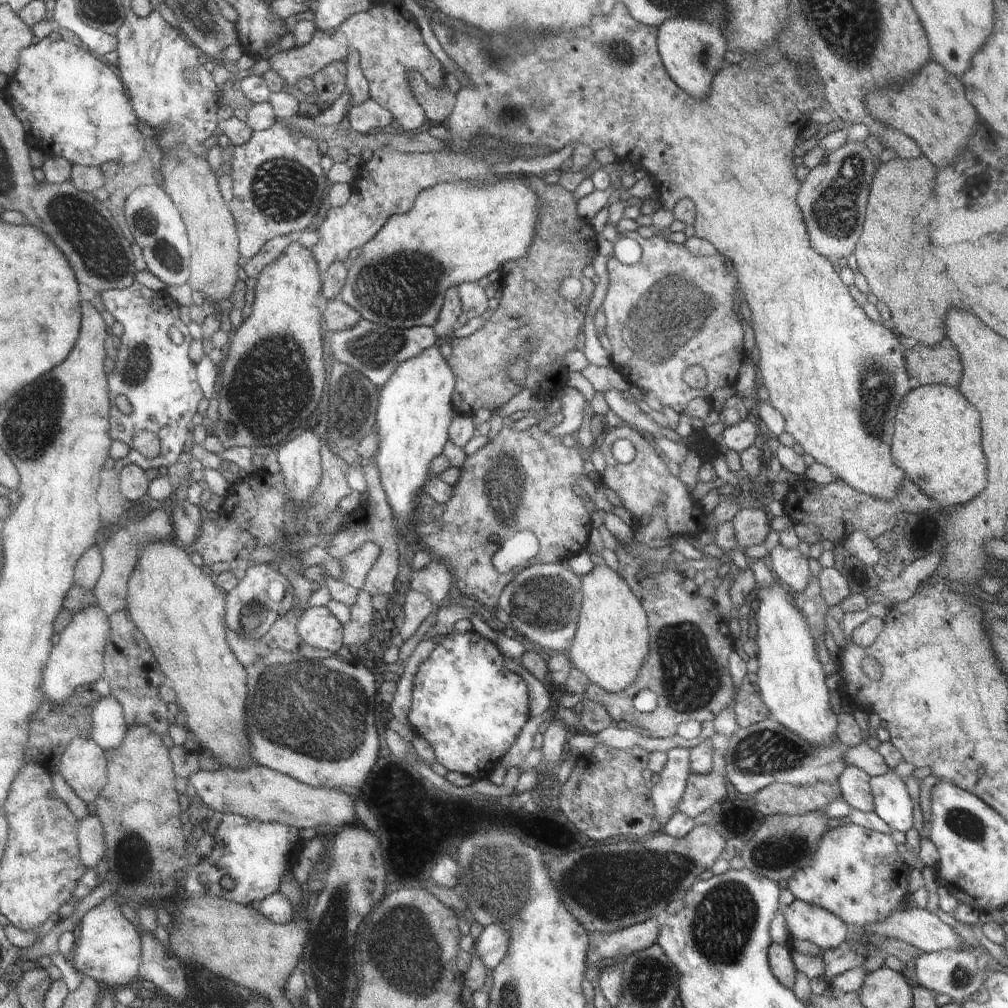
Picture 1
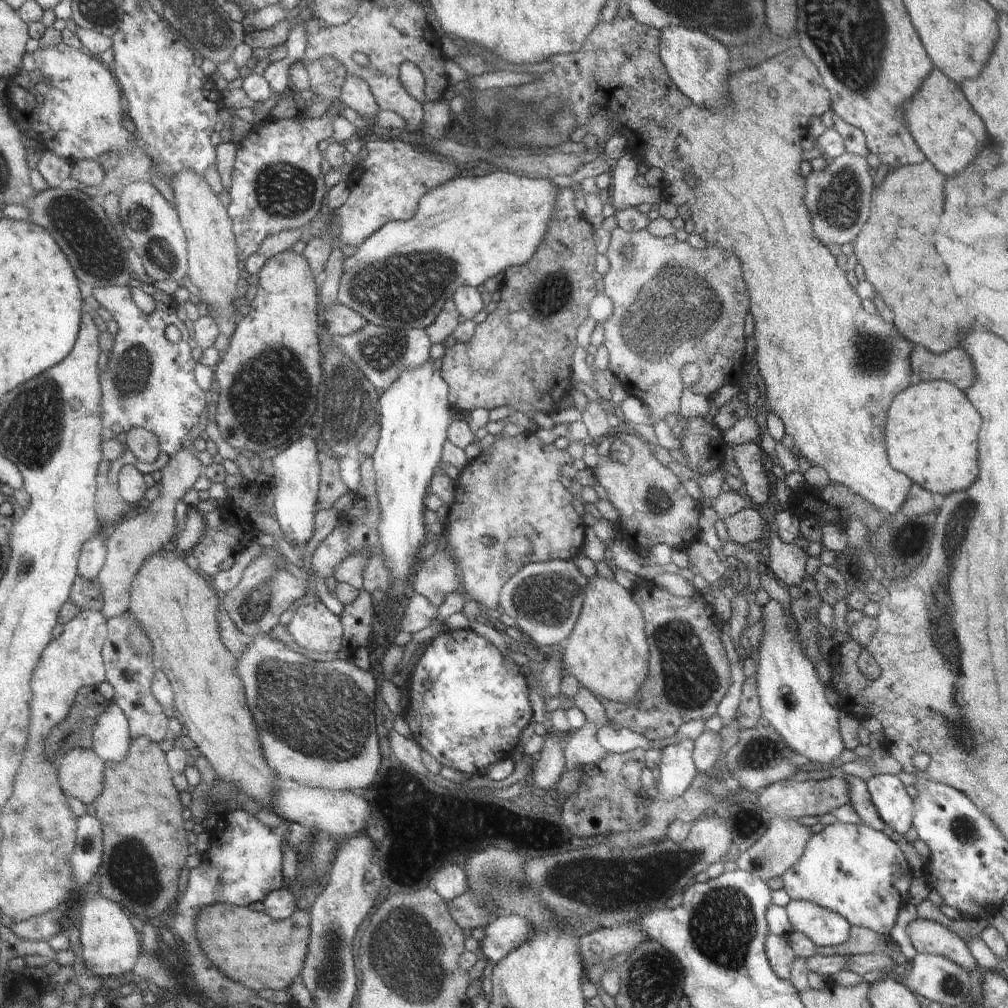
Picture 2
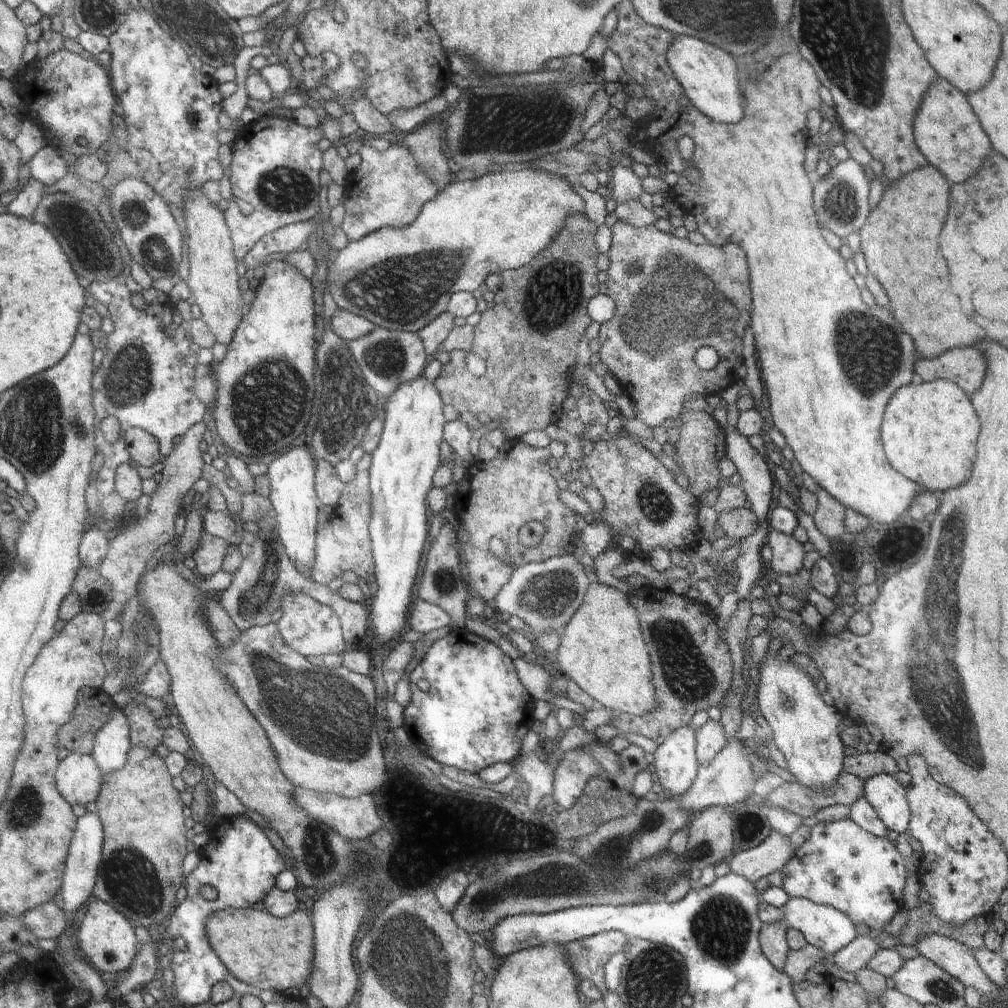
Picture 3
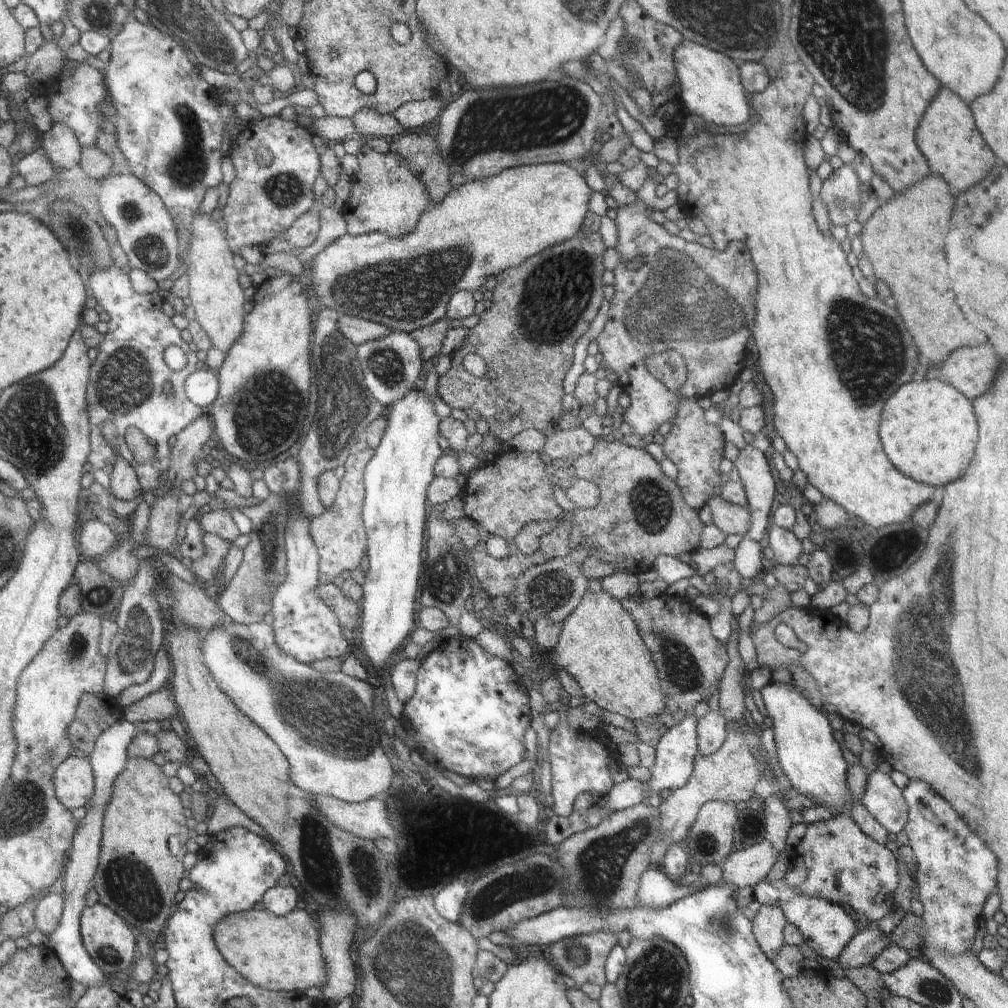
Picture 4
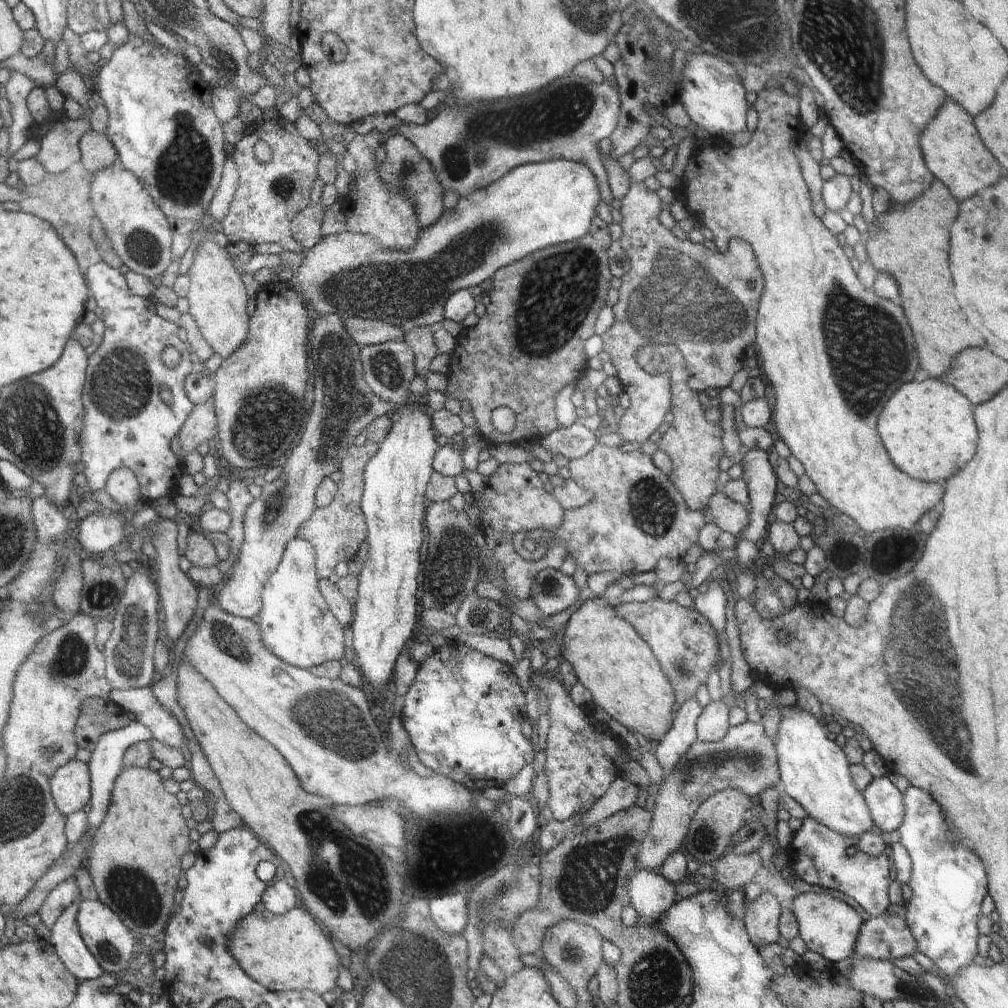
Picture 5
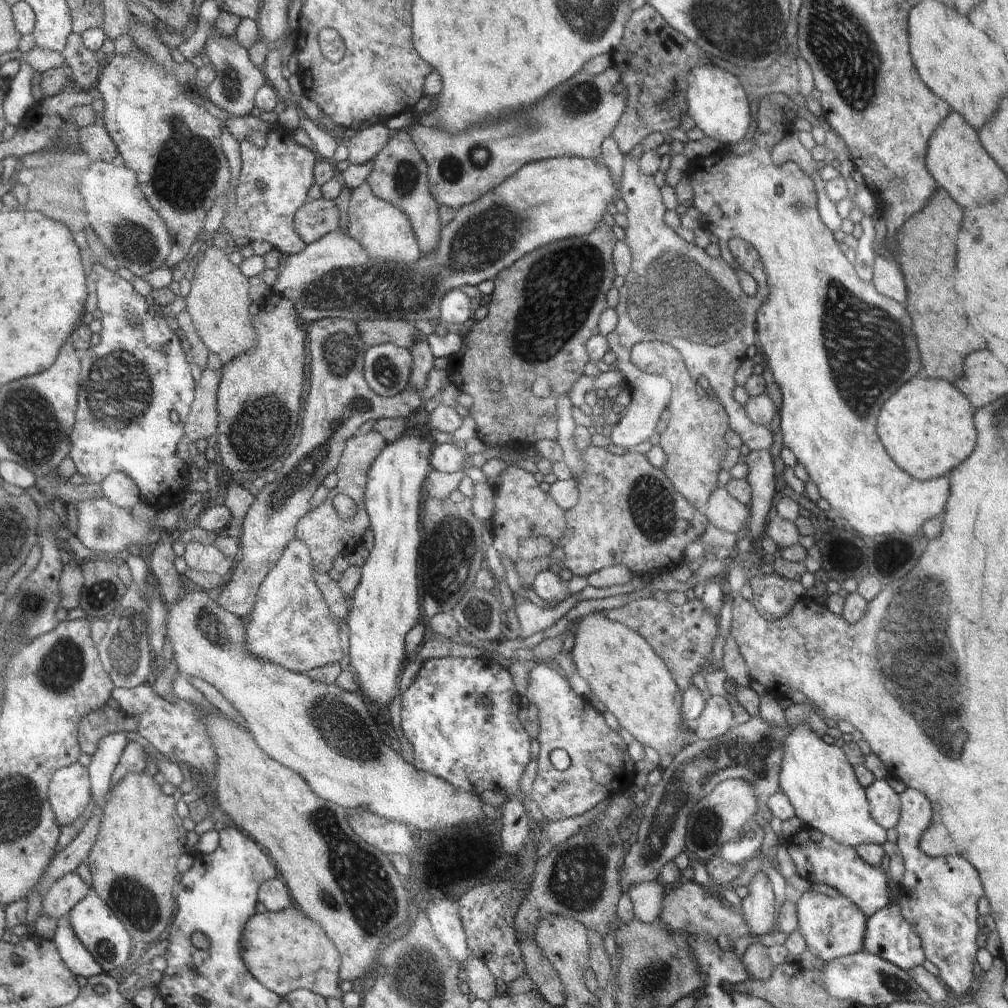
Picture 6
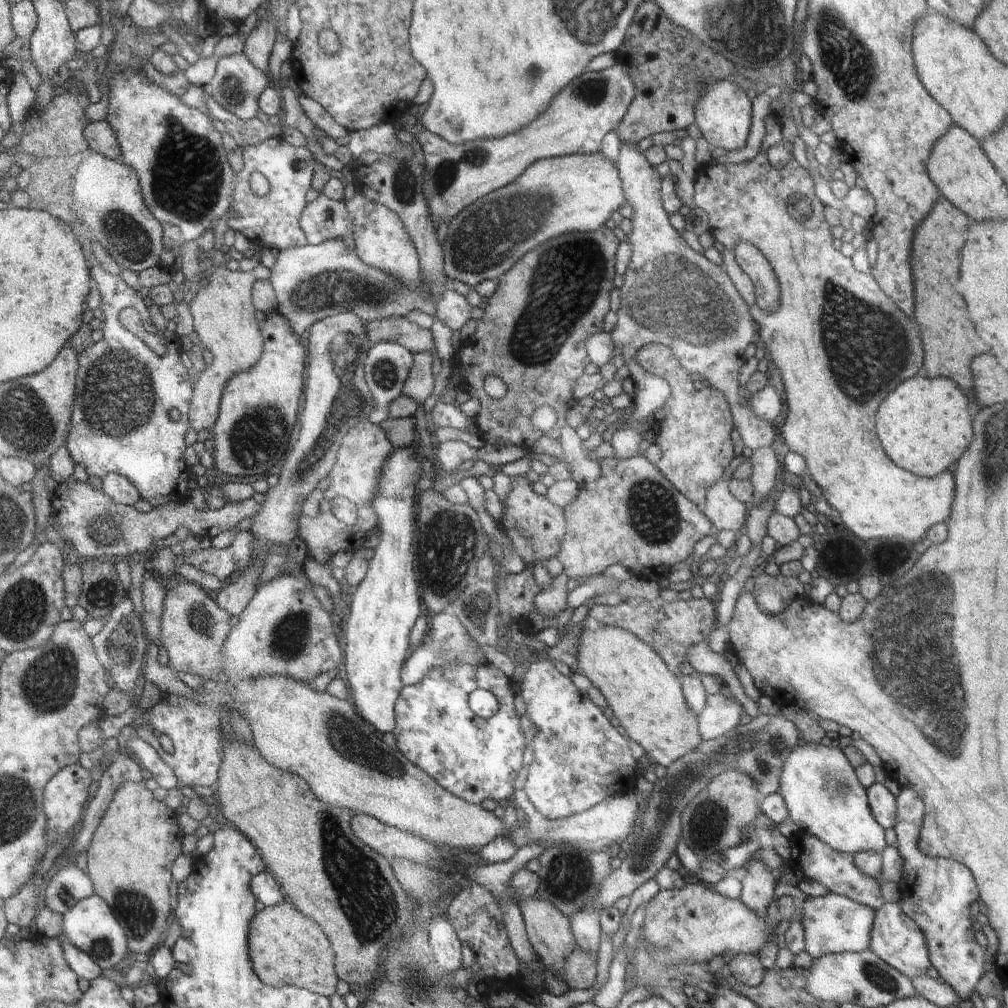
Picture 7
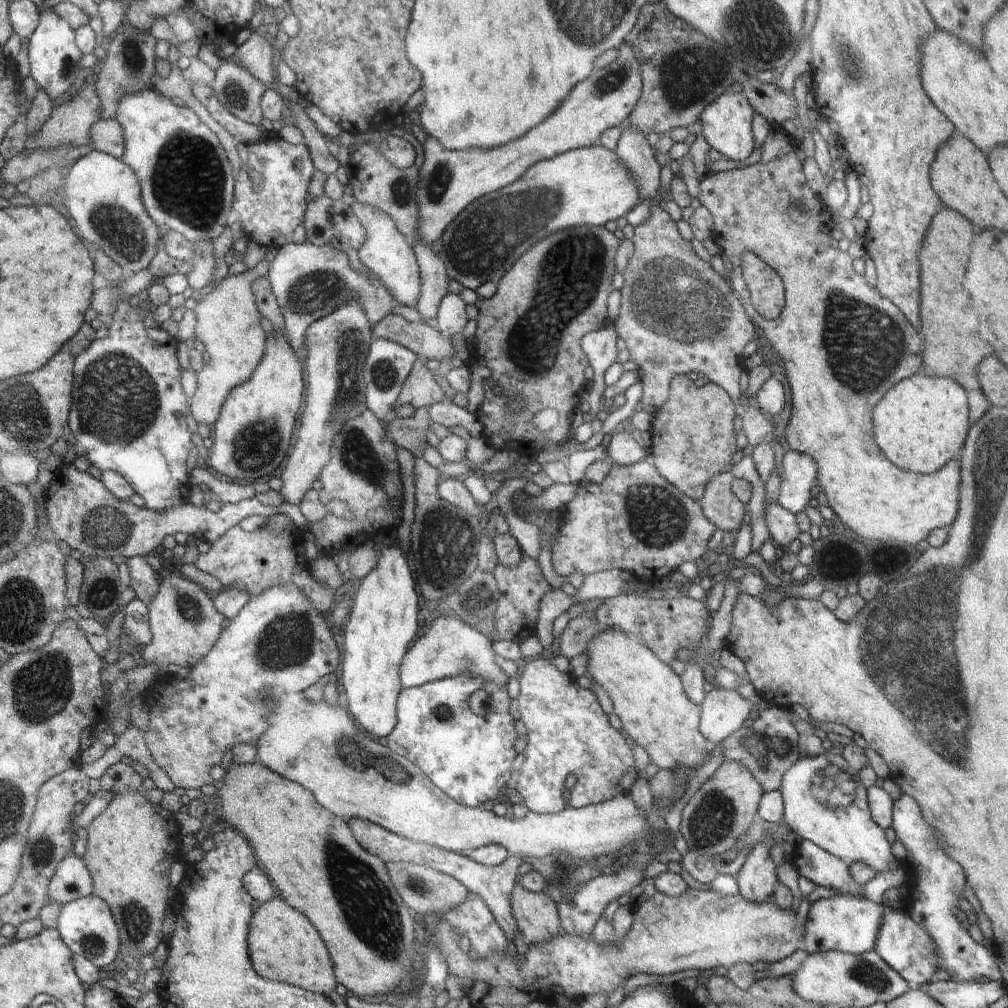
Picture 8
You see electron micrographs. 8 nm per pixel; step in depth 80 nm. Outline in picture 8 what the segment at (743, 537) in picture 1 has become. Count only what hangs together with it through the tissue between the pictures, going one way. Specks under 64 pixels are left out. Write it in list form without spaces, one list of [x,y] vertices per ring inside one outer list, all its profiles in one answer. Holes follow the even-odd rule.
[[[731,471],[714,477],[705,486],[705,494],[700,500],[705,517],[718,525],[721,533],[737,532],[747,521],[748,508],[736,498],[731,489],[734,478]]]

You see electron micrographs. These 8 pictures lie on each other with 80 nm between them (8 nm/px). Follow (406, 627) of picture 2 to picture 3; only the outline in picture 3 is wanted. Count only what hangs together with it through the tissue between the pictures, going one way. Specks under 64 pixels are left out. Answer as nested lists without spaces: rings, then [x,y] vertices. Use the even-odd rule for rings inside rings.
[[[418,598],[411,606],[410,620],[408,620],[410,628],[425,634],[442,626],[451,626],[453,624],[452,617],[439,606]]]

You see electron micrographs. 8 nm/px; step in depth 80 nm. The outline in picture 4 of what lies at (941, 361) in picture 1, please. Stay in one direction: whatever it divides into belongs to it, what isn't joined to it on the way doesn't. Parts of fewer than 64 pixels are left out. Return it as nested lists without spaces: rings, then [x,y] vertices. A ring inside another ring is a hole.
[[[992,346],[980,348],[958,348],[954,354],[940,362],[938,366],[928,367],[925,372],[926,380],[937,380],[952,384],[972,400],[984,394],[994,378],[1000,358],[994,354]]]

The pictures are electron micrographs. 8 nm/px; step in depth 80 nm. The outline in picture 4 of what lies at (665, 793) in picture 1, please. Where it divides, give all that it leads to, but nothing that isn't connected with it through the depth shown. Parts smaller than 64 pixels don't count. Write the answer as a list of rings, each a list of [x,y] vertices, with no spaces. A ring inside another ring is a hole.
[[[693,711],[688,713],[677,725],[667,730],[658,741],[655,749],[655,763],[651,770],[649,791],[667,793],[681,789],[691,778],[693,762],[699,752],[697,747],[697,720]]]

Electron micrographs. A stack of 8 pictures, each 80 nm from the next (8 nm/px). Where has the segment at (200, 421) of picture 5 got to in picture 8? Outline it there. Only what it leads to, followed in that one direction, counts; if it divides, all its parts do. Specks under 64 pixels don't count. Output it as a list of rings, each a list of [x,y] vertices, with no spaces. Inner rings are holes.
[[[263,259],[254,268],[240,274],[226,275],[218,284],[213,282],[193,309],[197,318],[195,336],[210,354],[210,362],[197,372],[197,388],[191,396],[193,405],[190,411],[198,425],[212,428],[217,424],[226,397],[236,386],[249,380],[265,356],[264,350],[268,348],[266,336],[260,328],[259,308],[254,304],[252,286],[254,281],[267,276],[270,265]]]

